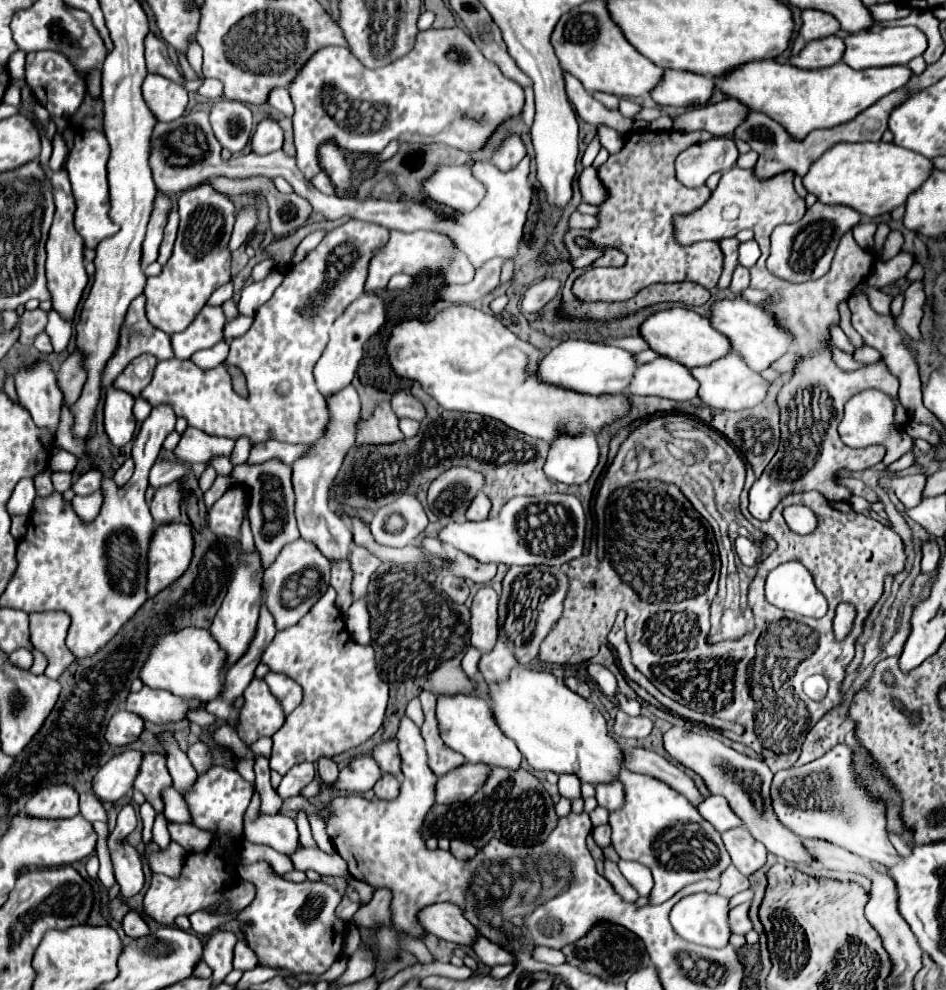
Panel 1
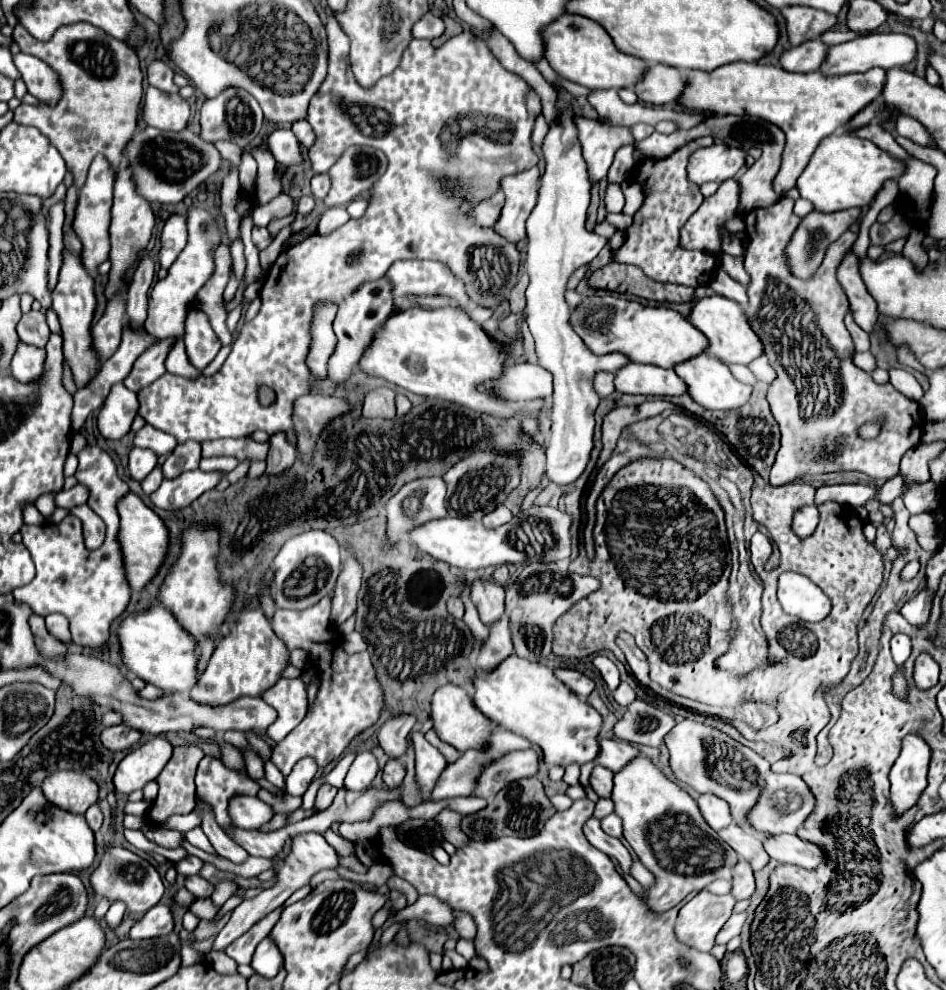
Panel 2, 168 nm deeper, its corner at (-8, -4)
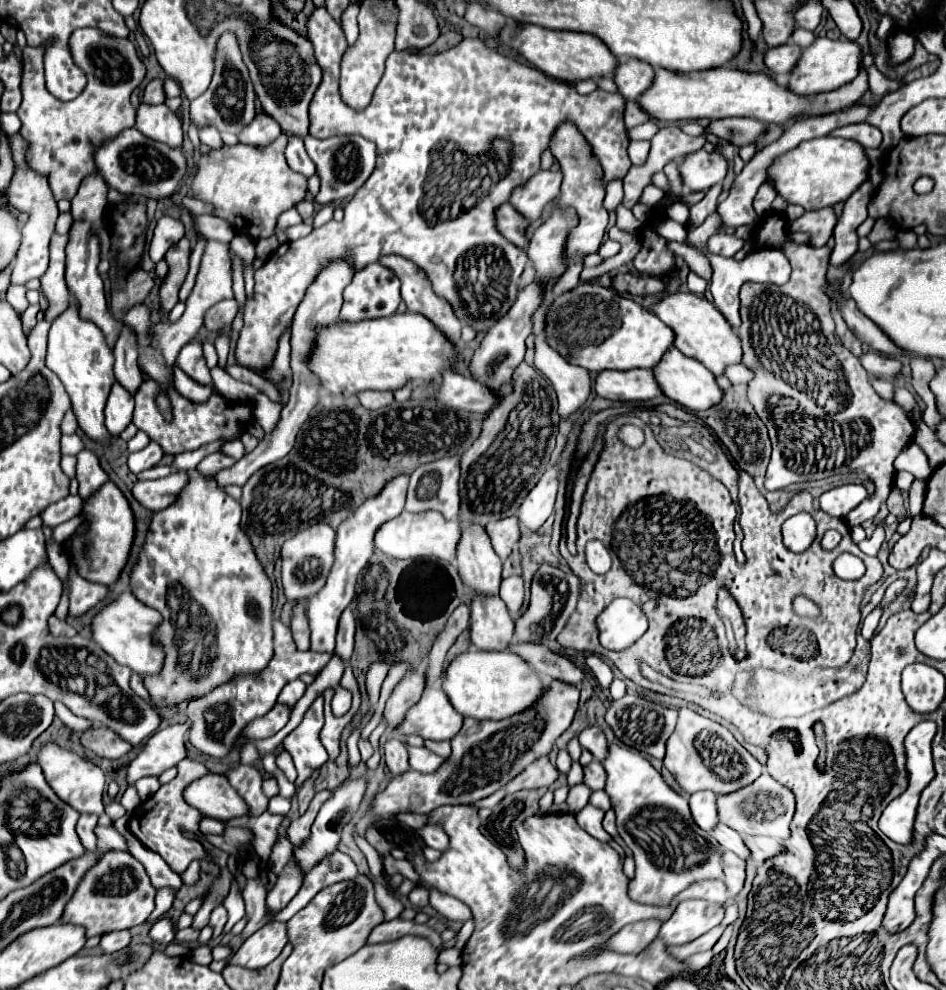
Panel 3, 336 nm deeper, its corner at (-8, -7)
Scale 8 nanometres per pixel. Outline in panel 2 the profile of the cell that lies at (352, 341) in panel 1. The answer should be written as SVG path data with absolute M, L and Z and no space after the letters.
M381 278L371 280L371 282L365 282L361 288L357 288L357 292L353 292L353 296L347 296L339 304L339 312L337 312L337 318L333 322L333 328L335 328L335 334L337 334L339 342L337 342L337 348L335 348L333 356L329 358L329 378L335 380L337 384L345 382L347 376L353 374L363 350L373 340L373 334L379 330L379 326L393 312L391 290L393 290L393 286L389 282L381 282Z

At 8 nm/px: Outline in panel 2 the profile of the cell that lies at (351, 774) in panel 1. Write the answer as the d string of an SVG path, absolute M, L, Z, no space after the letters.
M361 752L361 754L357 754L355 762L351 764L351 768L347 772L345 788L347 790L363 792L363 790L369 788L369 784L373 782L373 778L375 778L377 772L379 772L377 758L371 752Z

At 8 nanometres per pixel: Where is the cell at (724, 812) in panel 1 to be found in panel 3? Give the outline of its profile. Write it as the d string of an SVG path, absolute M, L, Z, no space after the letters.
M697 791L689 797L689 807L693 813L695 823L703 831L713 831L715 825L719 823L719 813L717 813L717 797L711 791Z

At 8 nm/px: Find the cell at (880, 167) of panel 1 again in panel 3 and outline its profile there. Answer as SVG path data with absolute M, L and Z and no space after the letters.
M821 137L805 141L781 155L769 169L769 179L785 201L797 203L807 211L817 211L845 203L869 179L869 169L871 163L861 143L843 137Z

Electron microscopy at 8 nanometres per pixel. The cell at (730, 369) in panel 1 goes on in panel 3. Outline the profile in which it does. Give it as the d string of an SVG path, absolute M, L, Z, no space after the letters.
M675 347L665 353L665 359L661 359L661 363L657 367L653 367L653 373L657 375L657 381L661 383L661 389L669 399L691 411L711 409L715 405L719 405L723 399L723 389L717 385L715 375L703 363L683 355Z

